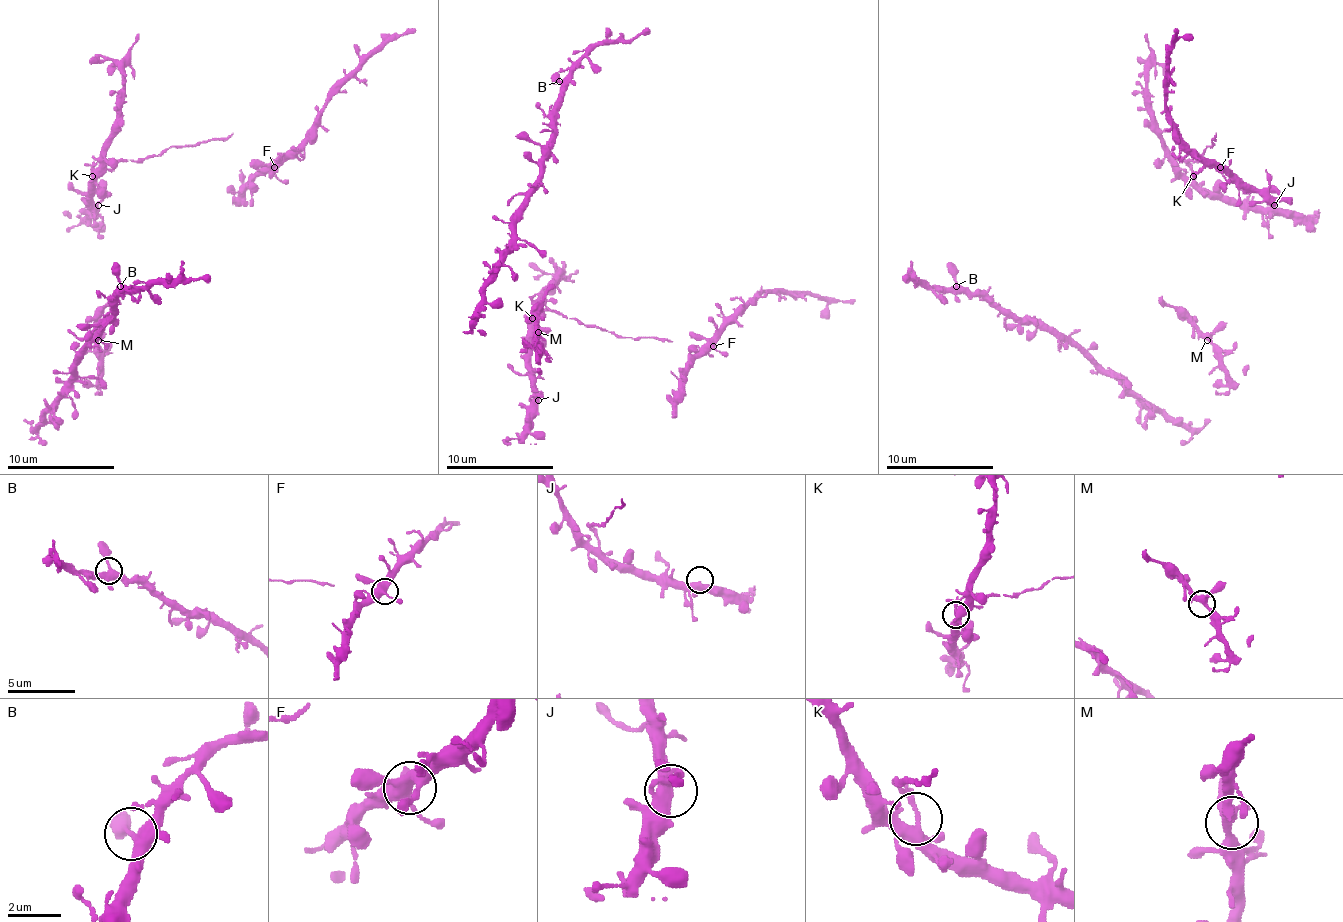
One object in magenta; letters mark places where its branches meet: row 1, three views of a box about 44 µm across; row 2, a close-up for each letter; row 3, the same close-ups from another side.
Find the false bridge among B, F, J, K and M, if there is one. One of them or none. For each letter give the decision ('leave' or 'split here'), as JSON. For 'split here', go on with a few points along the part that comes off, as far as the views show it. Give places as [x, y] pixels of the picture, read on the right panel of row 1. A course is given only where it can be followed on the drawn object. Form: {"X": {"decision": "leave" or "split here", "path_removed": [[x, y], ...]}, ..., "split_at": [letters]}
{"B": {"decision": "leave"}, "F": {"decision": "leave"}, "J": {"decision": "leave"}, "K": {"decision": "split here", "path_removed": [[1193, 175], [1185, 159], [1196, 162], [1210, 145], [1215, 132]]}, "M": {"decision": "leave"}, "split_at": ["K"]}

